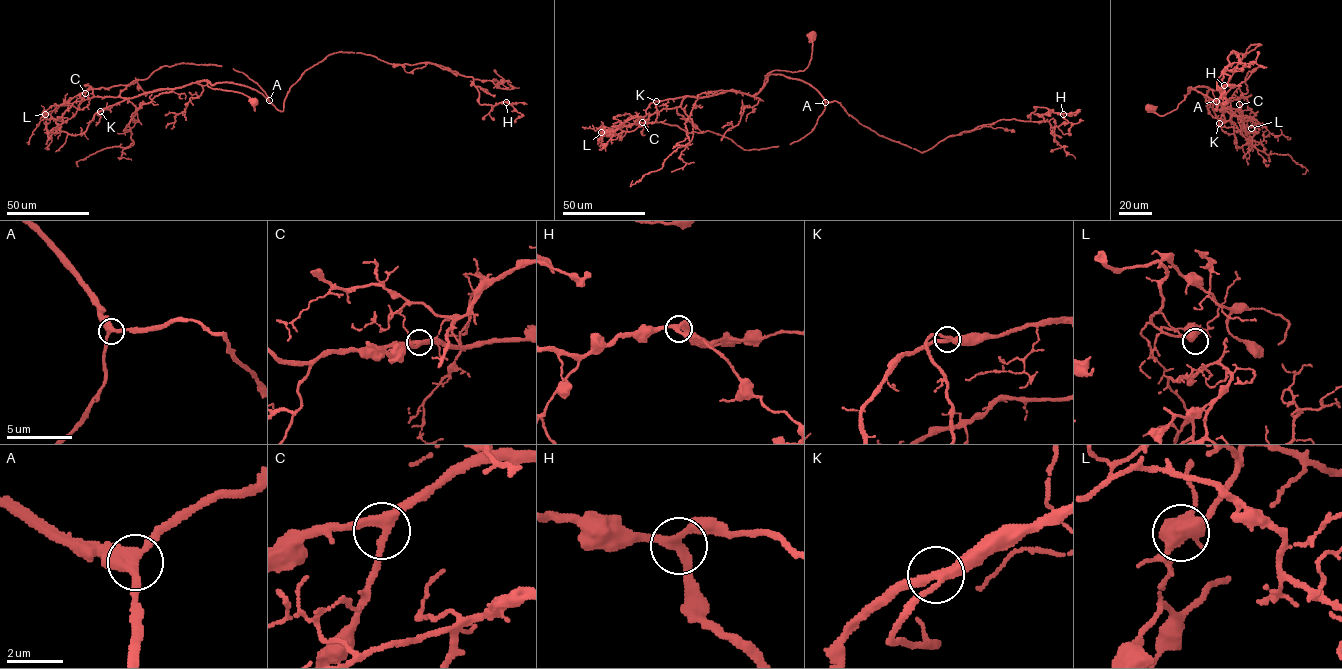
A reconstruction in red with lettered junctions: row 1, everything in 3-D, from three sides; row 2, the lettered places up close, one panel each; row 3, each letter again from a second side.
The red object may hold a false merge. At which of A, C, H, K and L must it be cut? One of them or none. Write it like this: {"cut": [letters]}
{"cut": []}

